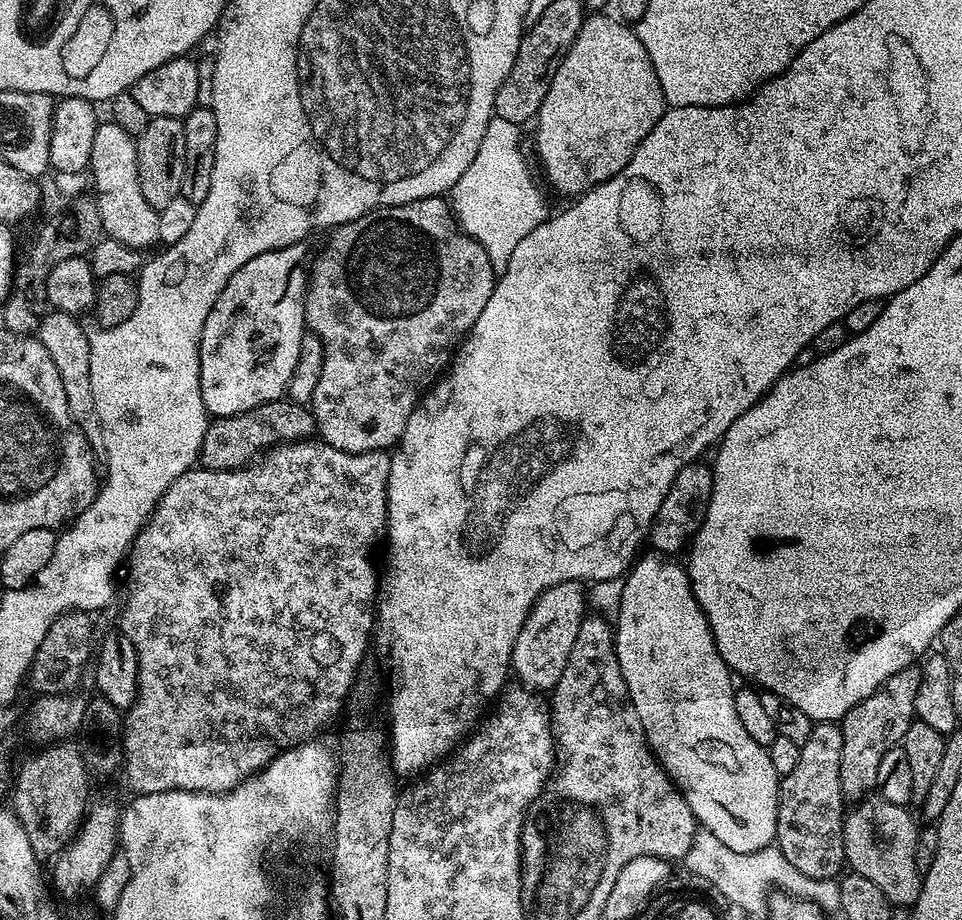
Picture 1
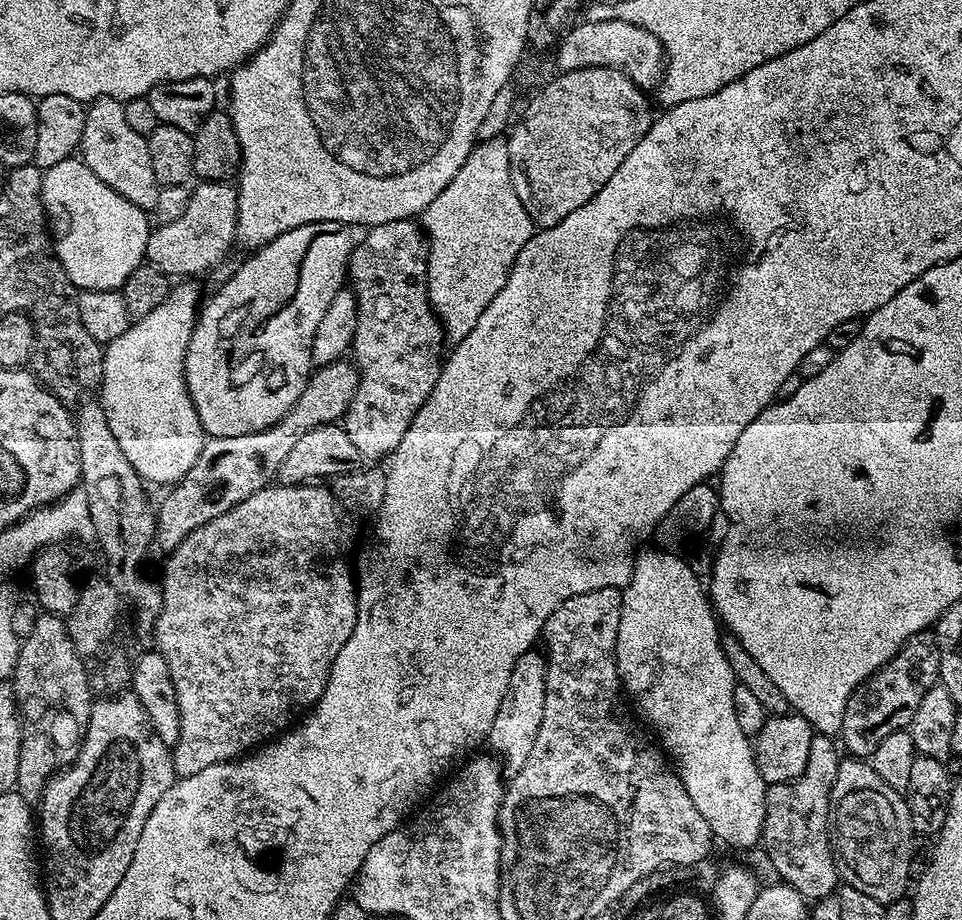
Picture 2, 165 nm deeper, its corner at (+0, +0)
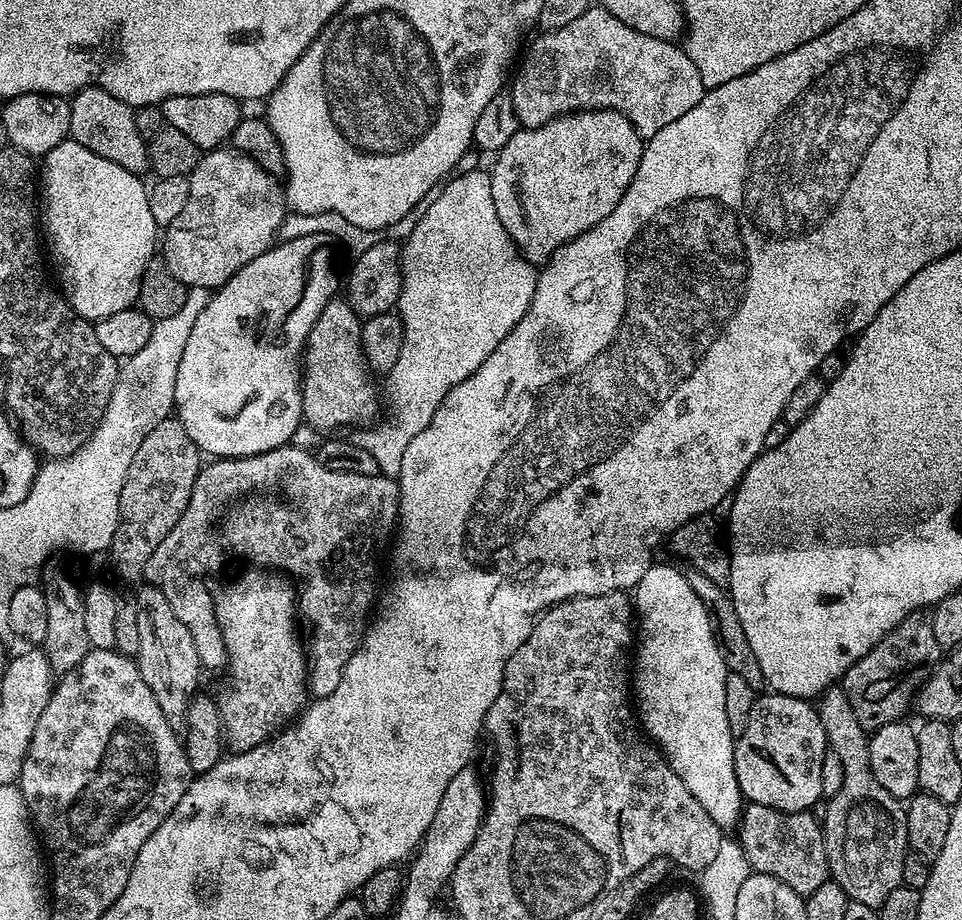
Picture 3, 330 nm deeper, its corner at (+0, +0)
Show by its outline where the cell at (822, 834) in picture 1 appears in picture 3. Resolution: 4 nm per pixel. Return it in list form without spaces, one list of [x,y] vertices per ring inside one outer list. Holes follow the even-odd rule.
[[[745,803],[738,825],[738,842],[746,854],[752,872],[770,874],[786,882],[790,890],[807,897],[830,879],[824,829],[821,821],[807,812],[779,812],[770,806]]]

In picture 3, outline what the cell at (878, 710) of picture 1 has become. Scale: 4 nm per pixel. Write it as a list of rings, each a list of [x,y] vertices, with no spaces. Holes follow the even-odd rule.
[[[927,611],[911,612],[906,619],[898,622],[894,630],[890,630],[866,653],[850,670],[842,677],[843,687],[850,698],[850,706],[854,706],[854,714],[858,717],[859,724],[868,733],[873,733],[887,724],[895,724],[903,721],[908,712],[908,707],[913,707],[921,686],[926,683],[928,677],[934,671],[934,665],[941,659],[942,650],[938,646],[938,638],[934,638],[934,626],[932,617]]]

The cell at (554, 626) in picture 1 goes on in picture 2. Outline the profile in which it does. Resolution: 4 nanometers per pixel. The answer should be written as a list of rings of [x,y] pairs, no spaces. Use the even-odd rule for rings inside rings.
[[[535,654],[521,656],[516,661],[514,670],[510,674],[510,682],[506,686],[506,694],[502,694],[502,706],[498,706],[498,714],[494,714],[494,726],[490,726],[487,743],[492,744],[491,751],[502,761],[502,768],[509,777],[516,776],[518,770],[530,758],[530,749],[534,747],[534,738],[542,726],[542,710],[546,706],[546,670],[548,665],[543,655]]]

